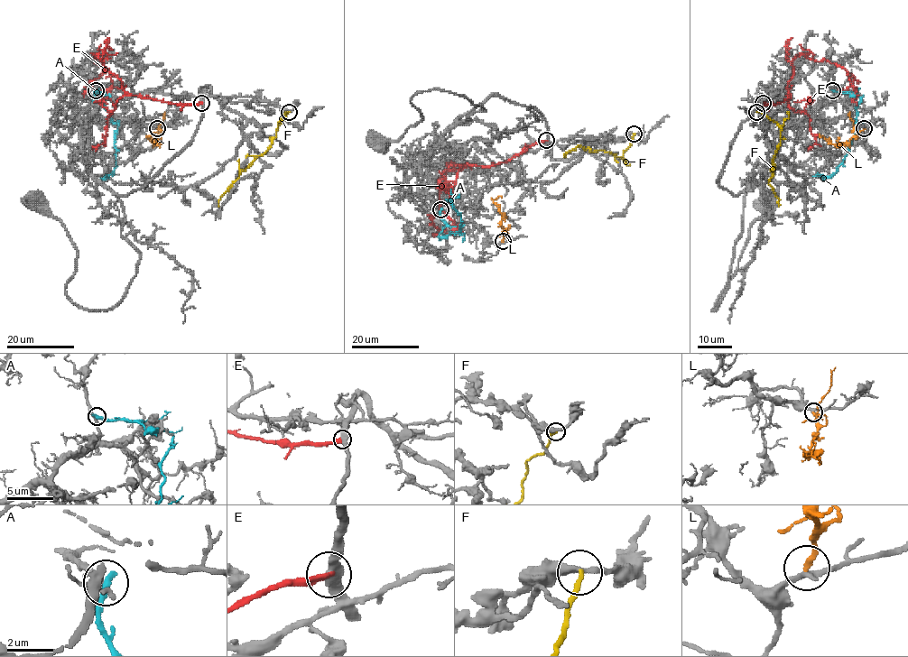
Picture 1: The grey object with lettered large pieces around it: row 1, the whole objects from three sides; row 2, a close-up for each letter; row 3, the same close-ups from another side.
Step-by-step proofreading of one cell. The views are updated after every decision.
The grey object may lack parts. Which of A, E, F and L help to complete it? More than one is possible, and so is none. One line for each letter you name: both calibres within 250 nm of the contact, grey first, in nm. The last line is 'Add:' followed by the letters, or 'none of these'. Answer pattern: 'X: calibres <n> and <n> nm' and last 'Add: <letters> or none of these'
L: calibres 220 and 220 nm
Add: L

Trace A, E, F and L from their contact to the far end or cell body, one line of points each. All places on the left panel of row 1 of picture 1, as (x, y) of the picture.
A: (96, 90), (102, 92), (97, 92), (95, 97), (117, 125), (115, 166), (105, 177)
E: (201, 103), (175, 104), (129, 95), (97, 54), (94, 62), (108, 69), (83, 97)
F: (289, 111), (278, 123), (273, 144), (239, 173), (220, 198), (219, 206)
L: (157, 128), (155, 143), (158, 143), (148, 137), (156, 136)

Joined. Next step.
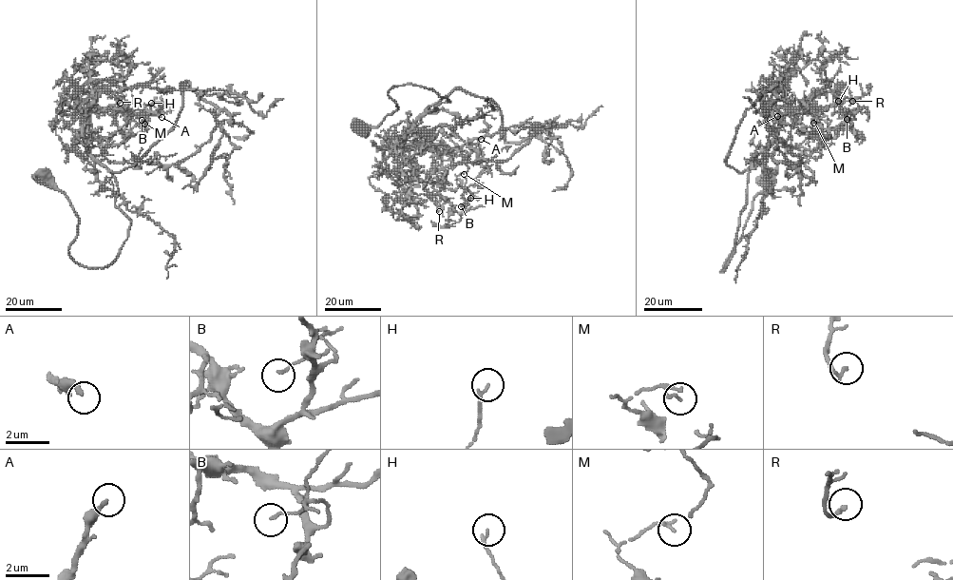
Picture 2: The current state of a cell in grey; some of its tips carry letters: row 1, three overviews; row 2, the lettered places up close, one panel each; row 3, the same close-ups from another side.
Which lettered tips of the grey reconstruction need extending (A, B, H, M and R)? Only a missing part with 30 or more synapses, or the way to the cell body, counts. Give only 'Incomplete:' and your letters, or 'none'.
Incomplete: A, R

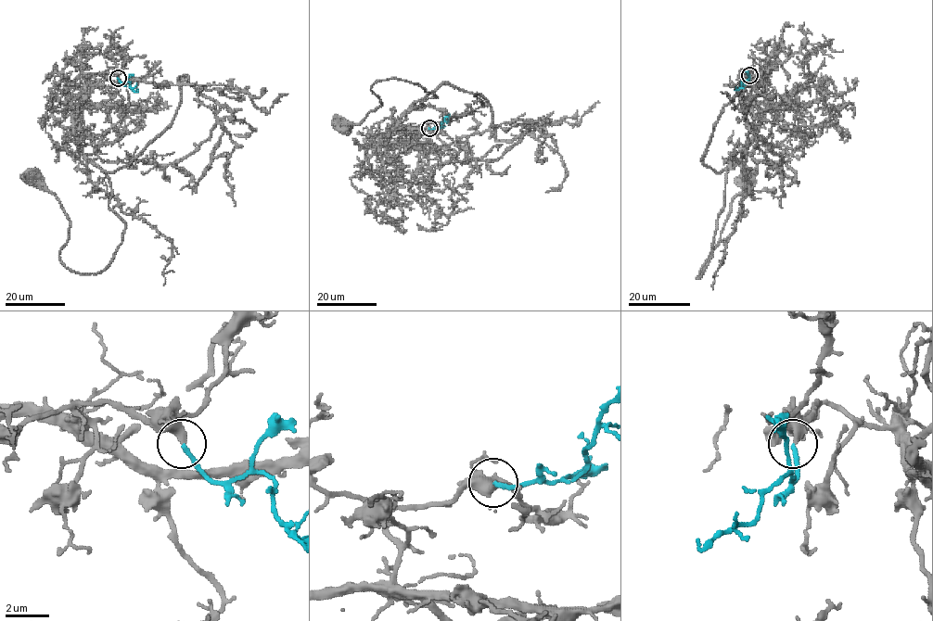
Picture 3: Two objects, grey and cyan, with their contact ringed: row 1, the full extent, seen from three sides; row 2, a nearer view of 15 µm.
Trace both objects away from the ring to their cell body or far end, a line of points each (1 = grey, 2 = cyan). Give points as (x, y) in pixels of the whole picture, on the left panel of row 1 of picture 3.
1: (118, 78), (70, 87), (74, 135), (125, 224), (103, 270), (59, 259), (70, 221), (31, 176)
2: (118, 78), (121, 82), (129, 82), (137, 93)

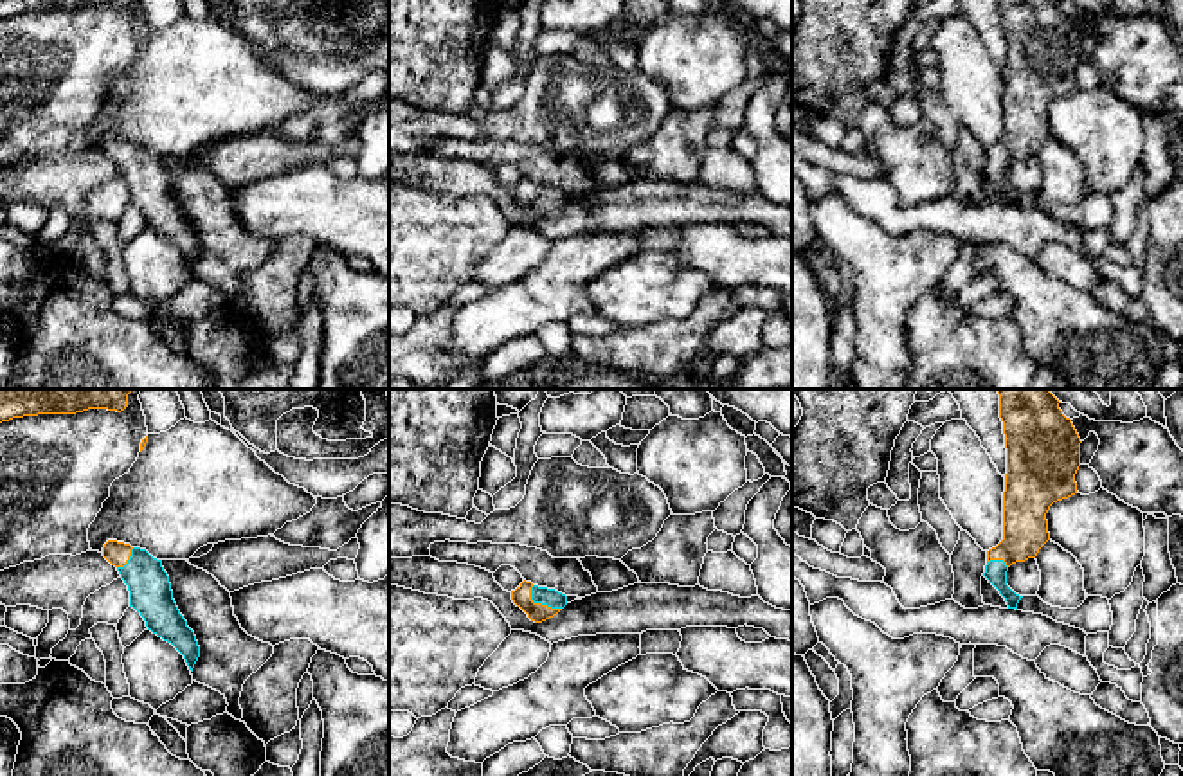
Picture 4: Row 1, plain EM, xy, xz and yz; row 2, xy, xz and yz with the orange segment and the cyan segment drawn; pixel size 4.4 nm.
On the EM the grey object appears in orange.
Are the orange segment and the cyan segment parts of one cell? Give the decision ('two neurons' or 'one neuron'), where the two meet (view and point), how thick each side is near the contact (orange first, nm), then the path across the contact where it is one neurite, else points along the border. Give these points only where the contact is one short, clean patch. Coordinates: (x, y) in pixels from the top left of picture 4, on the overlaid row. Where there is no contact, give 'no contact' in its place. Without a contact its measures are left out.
one neuron | xz (541, 604) | 90/80 nm | across xz (521, 596), (541, 604), (539, 595)

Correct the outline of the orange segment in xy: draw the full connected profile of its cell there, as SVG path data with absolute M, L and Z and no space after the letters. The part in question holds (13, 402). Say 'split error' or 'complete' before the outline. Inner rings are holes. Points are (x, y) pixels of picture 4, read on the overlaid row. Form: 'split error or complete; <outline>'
complete; M0 389L0 423L38 414L76 414L88 409L124 411L131 389Z

